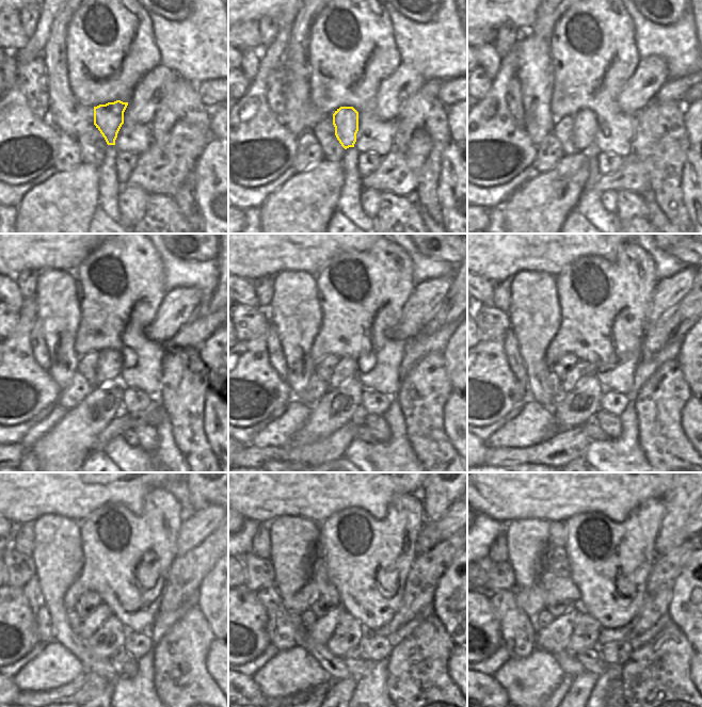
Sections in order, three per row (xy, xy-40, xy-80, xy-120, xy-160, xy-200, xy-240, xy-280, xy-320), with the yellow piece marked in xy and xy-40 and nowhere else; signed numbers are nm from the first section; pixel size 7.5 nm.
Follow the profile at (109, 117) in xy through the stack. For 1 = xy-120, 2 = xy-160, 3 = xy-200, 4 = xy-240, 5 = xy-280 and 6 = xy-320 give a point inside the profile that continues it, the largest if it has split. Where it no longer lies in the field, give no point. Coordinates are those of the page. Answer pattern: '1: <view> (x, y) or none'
1: xy-120 (109, 366)
2: xy-160 (347, 368)
3: xy-200 (581, 370)
4: xy-240 (90, 625)
5: xy-280 (322, 629)
6: xy-320 (553, 639)

